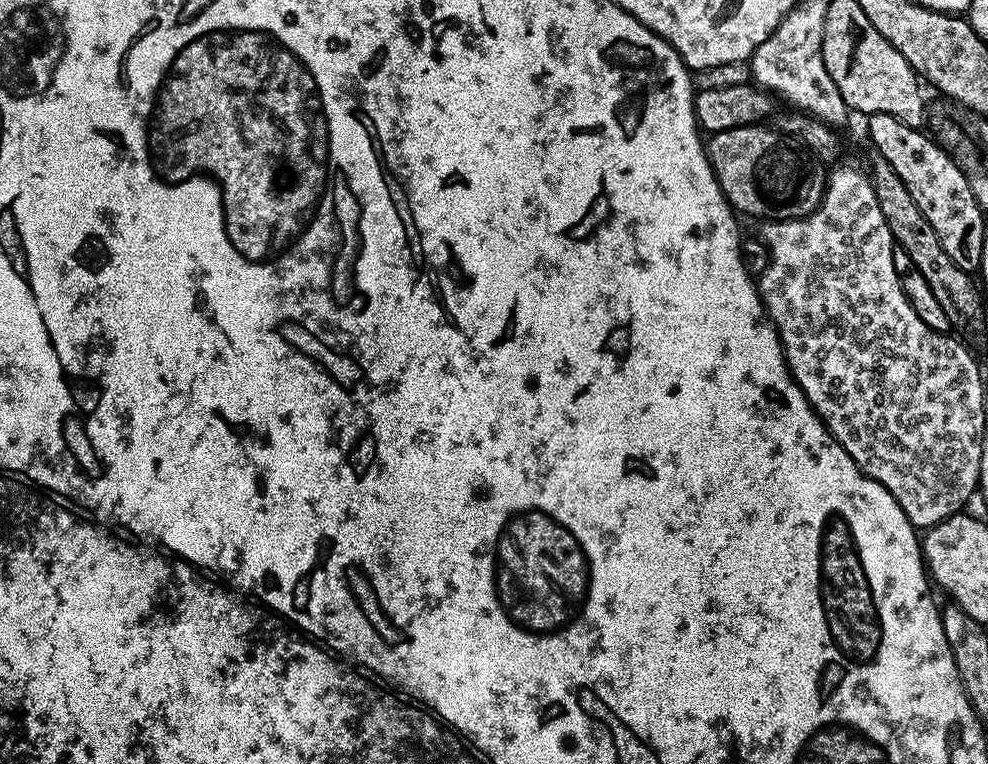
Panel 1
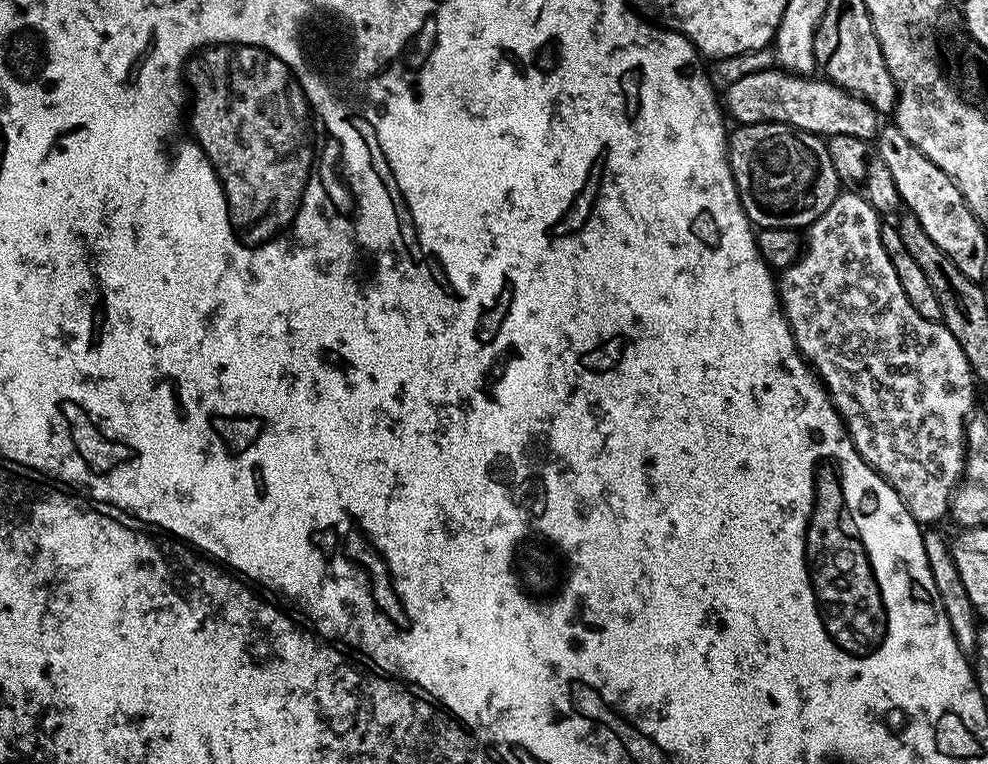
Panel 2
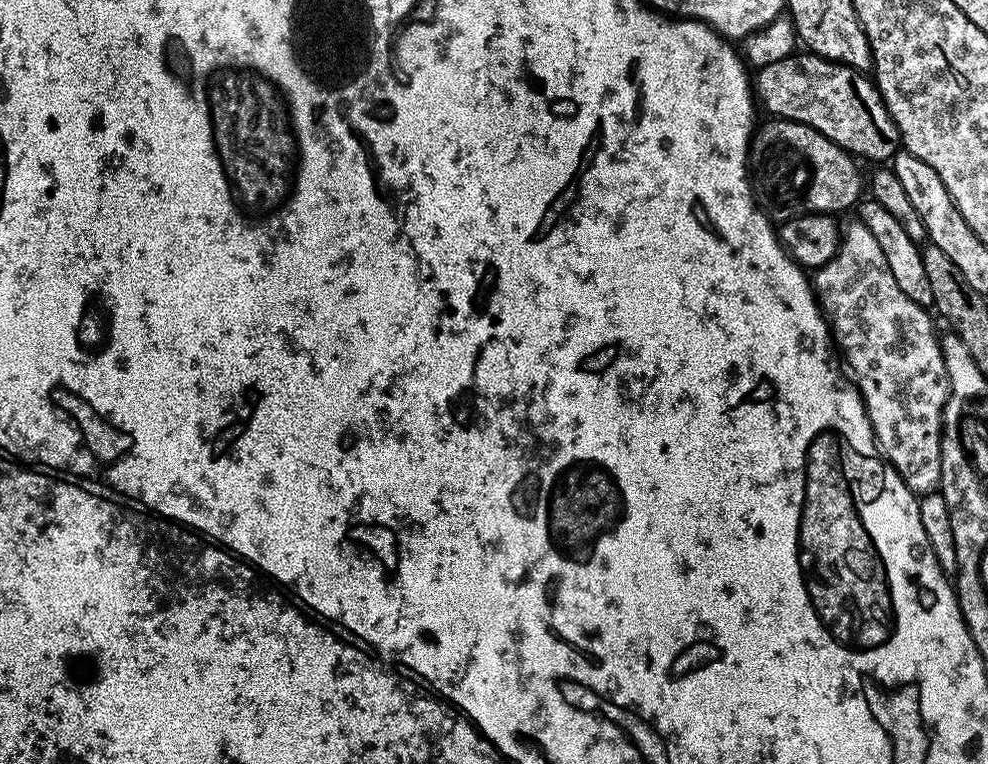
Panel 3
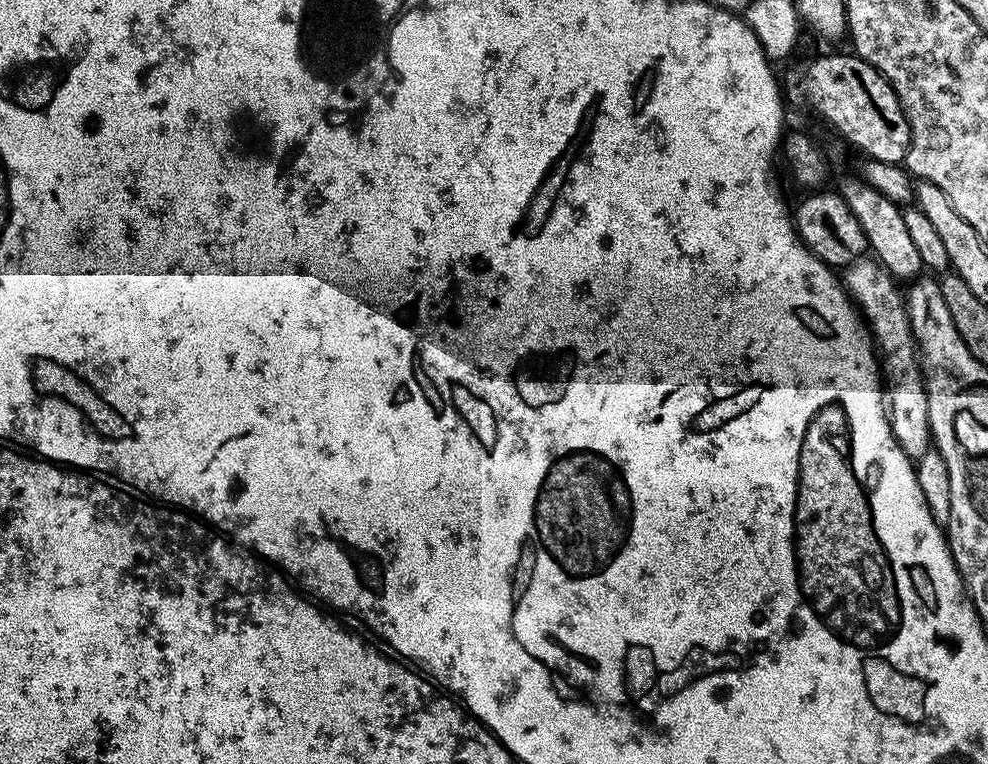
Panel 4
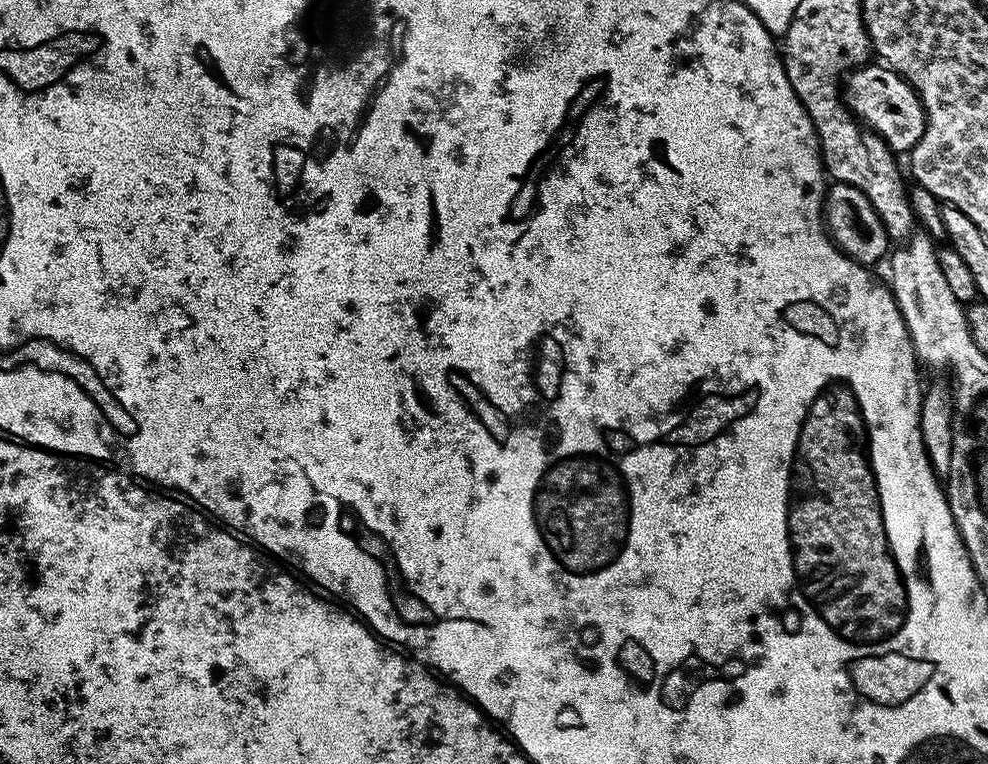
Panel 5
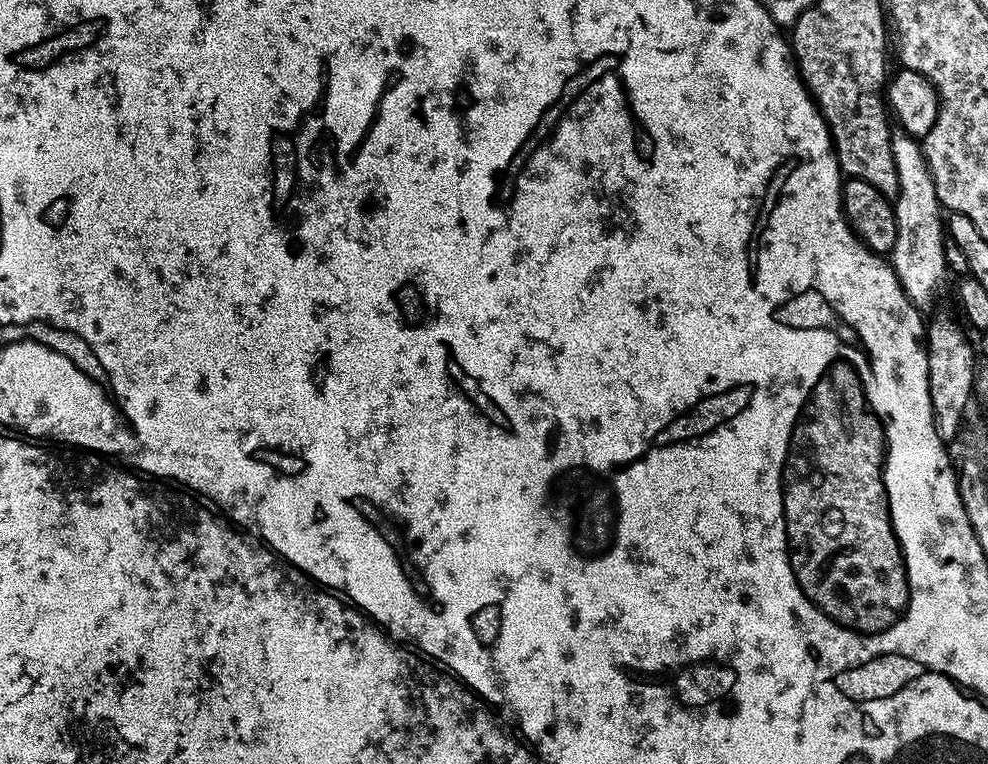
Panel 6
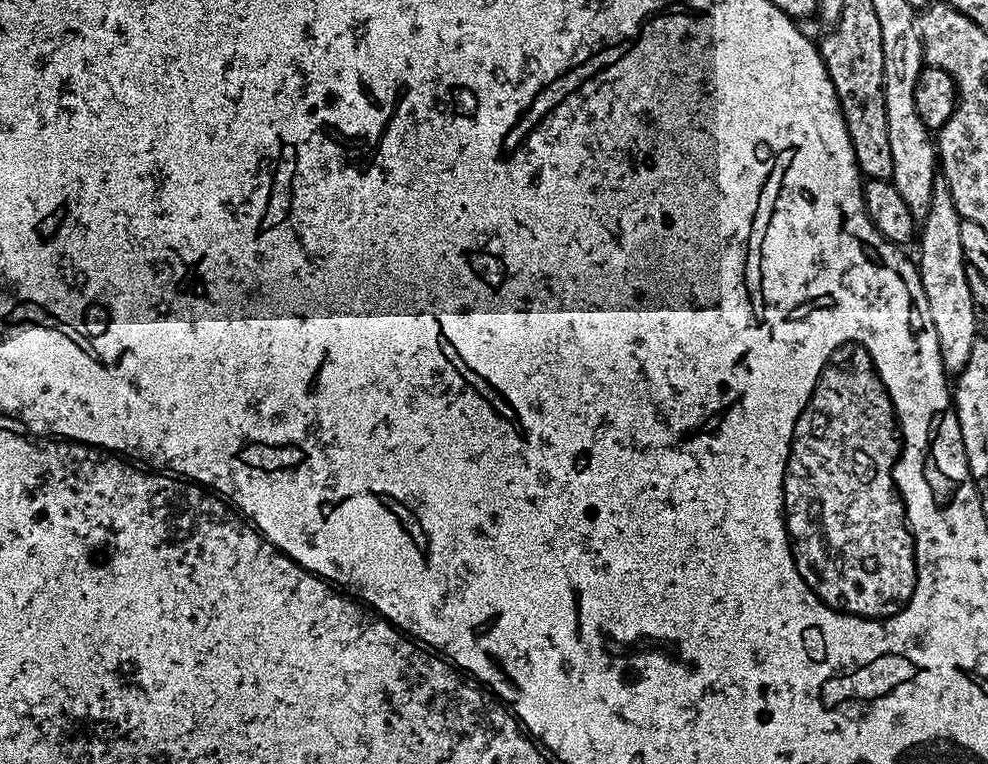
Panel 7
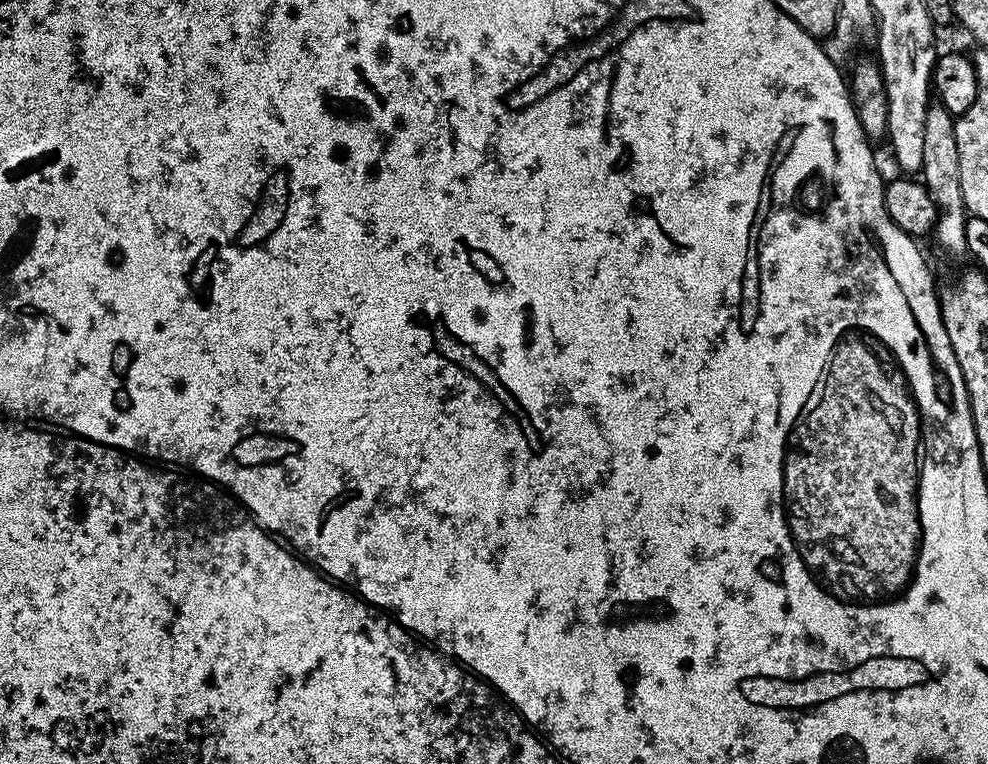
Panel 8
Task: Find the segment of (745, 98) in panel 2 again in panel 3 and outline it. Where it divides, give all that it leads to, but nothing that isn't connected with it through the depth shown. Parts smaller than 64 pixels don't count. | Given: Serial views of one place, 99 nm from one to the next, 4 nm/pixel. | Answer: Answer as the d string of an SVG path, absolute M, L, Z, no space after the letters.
M807 50L797 51L791 56L782 58L779 62L770 62L770 66L762 66L754 76L754 96L759 107L768 111L772 118L793 120L799 124L808 124L818 130L830 142L852 153L853 157L865 156L872 162L888 162L897 152L901 151L900 131L894 118L888 112L884 99L880 96L875 83L868 80L863 71L848 68L844 64L835 64L821 56L814 56Z

